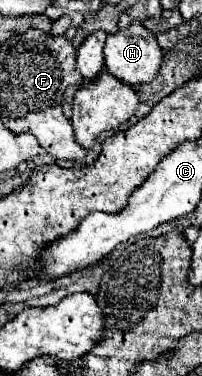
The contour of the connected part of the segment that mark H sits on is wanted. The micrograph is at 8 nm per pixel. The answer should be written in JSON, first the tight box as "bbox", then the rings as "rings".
{"bbox":[105,22,163,88],"rings":[[[135,22],[127,30],[117,30],[115,34],[107,36],[105,42],[105,68],[121,82],[137,88],[157,78],[159,66],[163,62],[163,52],[155,40],[155,34],[149,32],[143,24]]]}

